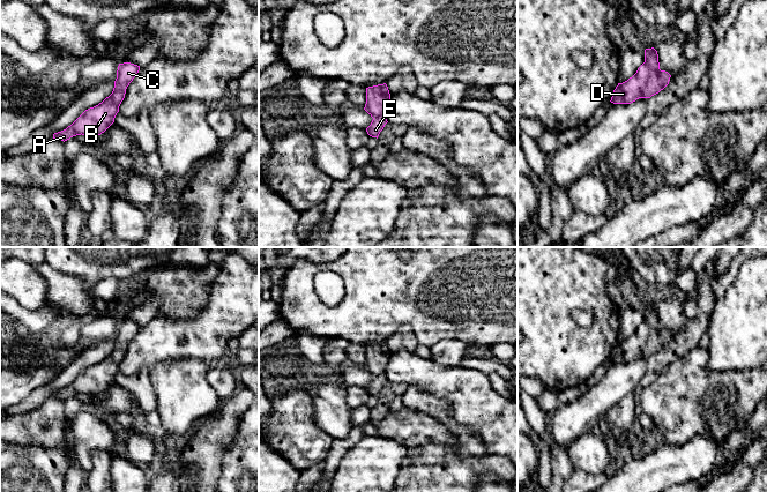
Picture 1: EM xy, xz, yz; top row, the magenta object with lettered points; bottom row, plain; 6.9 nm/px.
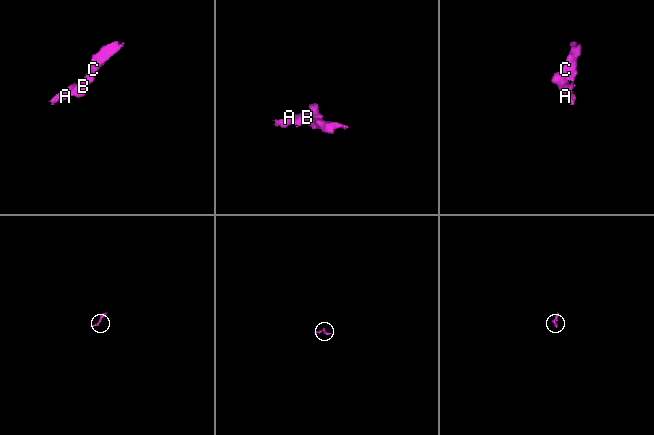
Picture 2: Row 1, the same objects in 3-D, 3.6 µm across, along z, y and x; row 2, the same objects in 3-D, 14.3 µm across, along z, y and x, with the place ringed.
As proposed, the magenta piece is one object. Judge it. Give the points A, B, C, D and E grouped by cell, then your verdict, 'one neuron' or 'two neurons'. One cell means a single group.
groups A B C D E; one neuron

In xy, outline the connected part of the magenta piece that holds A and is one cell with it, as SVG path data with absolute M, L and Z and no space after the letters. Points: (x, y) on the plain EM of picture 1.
M131 321L119 322L112 352L98 364L85 368L66 388L54 392L53 397L65 401L82 393L94 398L97 394L104 392L114 381L119 365L125 357L126 348L139 329L140 325L137 323Z

